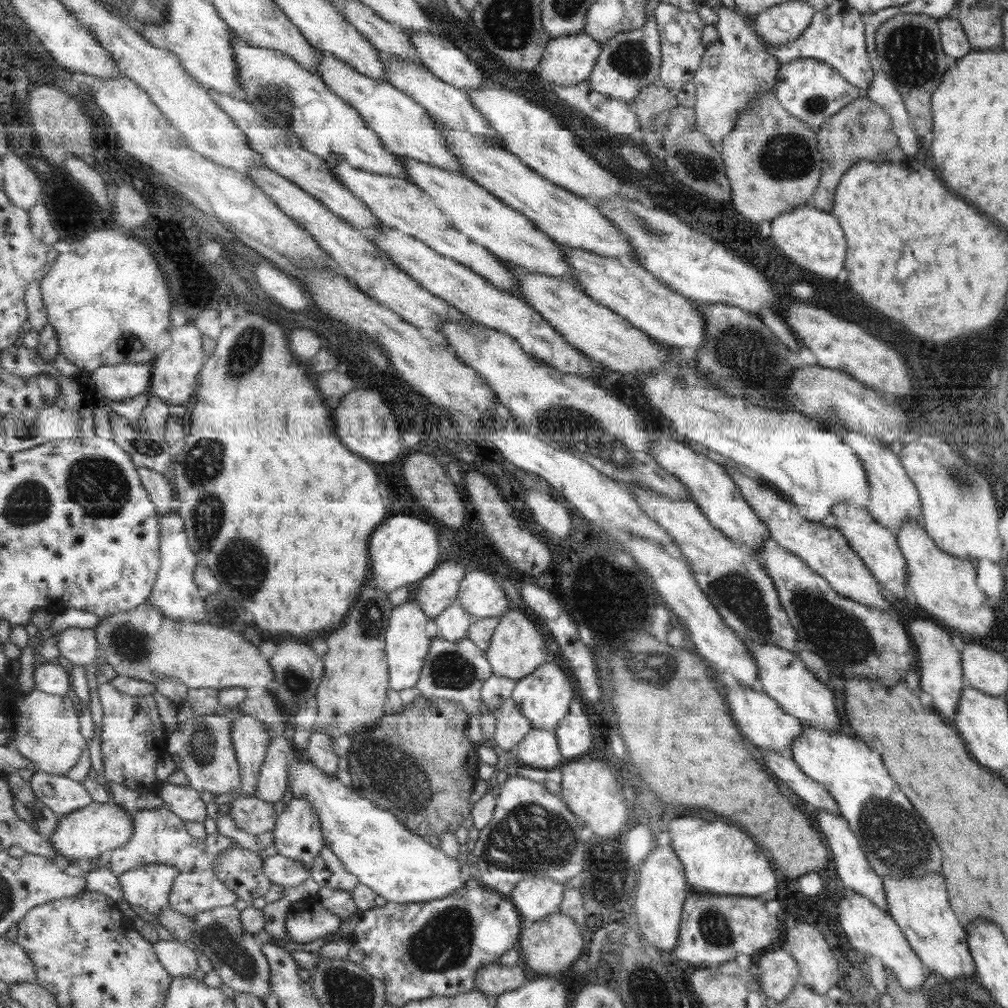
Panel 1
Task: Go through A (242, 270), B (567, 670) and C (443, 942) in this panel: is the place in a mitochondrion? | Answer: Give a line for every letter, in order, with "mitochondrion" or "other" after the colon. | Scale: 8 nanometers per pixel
A: other
B: other
C: mitochondrion

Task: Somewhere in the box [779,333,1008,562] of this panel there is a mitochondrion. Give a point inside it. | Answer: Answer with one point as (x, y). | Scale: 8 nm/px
(970, 489)

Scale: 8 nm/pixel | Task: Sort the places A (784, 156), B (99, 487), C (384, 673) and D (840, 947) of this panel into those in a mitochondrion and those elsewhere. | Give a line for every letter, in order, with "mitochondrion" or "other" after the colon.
A: mitochondrion
B: mitochondrion
C: other
D: other

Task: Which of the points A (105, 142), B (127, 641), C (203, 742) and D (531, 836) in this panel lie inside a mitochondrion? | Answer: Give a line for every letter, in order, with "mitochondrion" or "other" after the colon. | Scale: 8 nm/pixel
A: other
B: mitochondrion
C: mitochondrion
D: mitochondrion

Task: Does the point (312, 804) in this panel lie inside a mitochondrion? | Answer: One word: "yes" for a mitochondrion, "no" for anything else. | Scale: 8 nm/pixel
no

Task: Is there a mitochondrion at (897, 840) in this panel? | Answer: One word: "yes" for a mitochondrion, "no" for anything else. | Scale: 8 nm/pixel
yes

